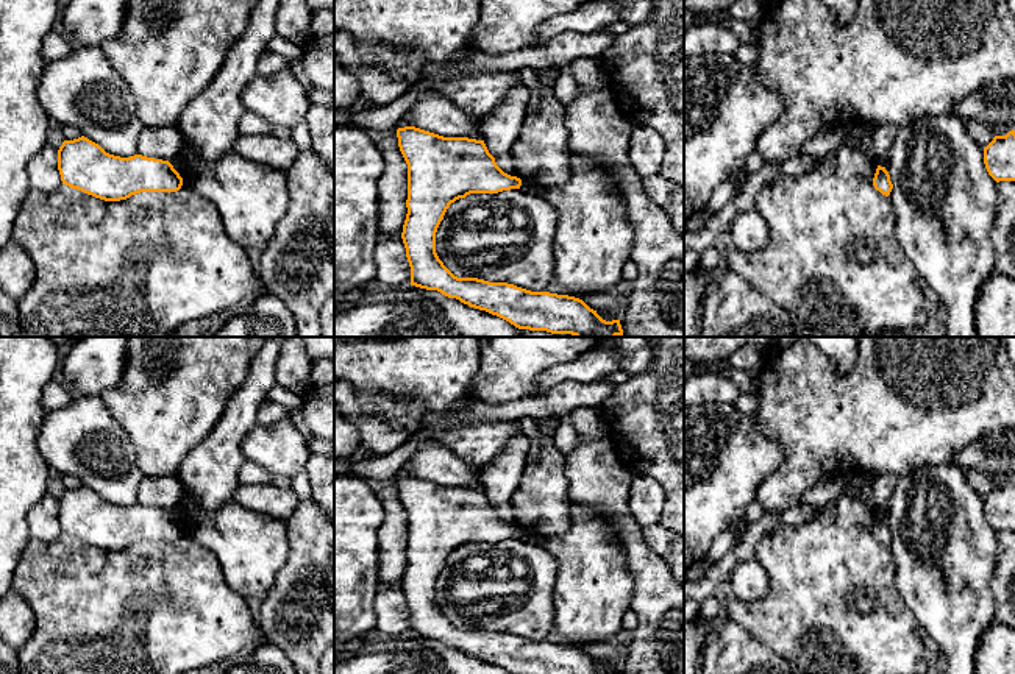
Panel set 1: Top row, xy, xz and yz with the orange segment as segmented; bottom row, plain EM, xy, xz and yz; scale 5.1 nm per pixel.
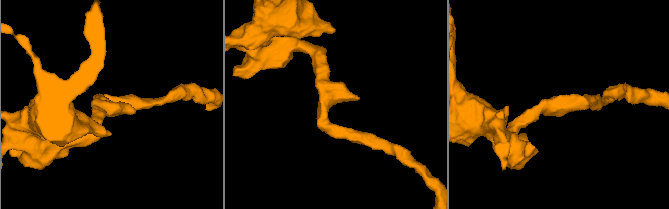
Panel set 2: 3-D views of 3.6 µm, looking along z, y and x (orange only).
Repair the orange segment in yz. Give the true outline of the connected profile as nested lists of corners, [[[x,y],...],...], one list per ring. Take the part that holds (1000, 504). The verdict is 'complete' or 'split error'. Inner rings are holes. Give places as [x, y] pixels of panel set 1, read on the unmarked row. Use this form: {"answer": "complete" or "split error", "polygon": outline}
{"answer": "complete", "polygon": [[[1015,481],[995,485],[984,498],[984,513],[988,524],[996,530],[1015,530]]]}

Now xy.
{"answer": "complete", "polygon": [[[81,485],[58,499],[62,534],[105,551],[120,551],[141,541],[176,541],[183,527],[169,510],[134,504],[120,507]]]}

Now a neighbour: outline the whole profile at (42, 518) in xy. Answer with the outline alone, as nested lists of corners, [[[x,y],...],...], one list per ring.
[[[47,493],[28,512],[30,537],[42,541],[58,538],[62,530],[58,520],[58,499]]]

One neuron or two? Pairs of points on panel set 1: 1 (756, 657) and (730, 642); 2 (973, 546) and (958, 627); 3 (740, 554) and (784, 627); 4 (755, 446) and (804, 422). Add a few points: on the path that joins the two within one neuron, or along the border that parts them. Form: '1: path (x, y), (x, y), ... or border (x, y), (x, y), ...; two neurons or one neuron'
1: path (750, 657), (745, 657), (736, 648); one neuron
2: path (958, 567), (958, 607); one neuron
3: border (770, 528), (756, 545), (753, 557); two neurons
4: border (751, 417), (783, 453), (783, 461), (770, 475); two neurons

